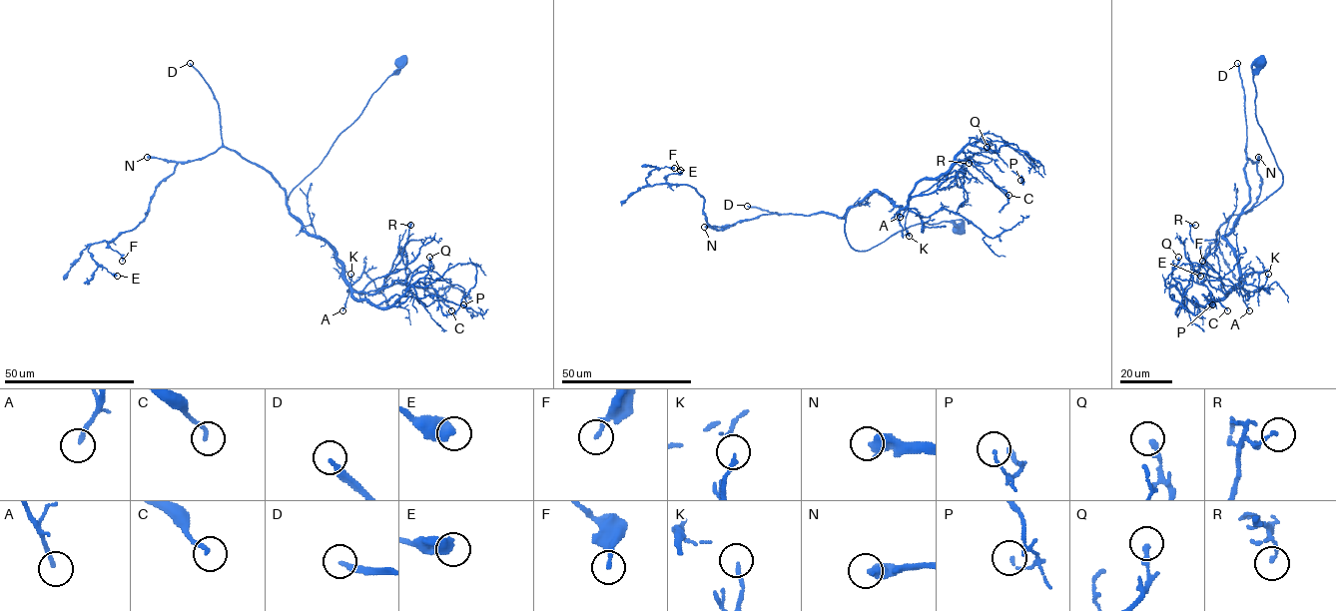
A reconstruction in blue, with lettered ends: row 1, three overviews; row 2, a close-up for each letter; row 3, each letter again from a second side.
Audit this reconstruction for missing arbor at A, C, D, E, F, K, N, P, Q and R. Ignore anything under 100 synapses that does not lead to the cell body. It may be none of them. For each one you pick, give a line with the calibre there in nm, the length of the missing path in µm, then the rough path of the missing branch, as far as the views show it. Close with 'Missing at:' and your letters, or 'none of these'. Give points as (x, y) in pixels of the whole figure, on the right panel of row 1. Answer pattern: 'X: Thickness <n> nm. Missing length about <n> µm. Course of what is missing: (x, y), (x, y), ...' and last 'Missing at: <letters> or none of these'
D: Thickness 190 nm. Missing length about 250 µm. Course of what is missing: (1237, 63), (1220, 44), (1172, 46), (1161, 61), (1185, 90), (1238, 130), (1254, 164), (1275, 185), (1283, 236)
N: Thickness 480 nm. Missing length about 80 µm. Course of what is missing: (1258, 157), (1266, 154), (1266, 147), (1245, 169), (1243, 177), (1246, 180), (1247, 174), (1237, 172), (1233, 161)
Missing at: D, N

